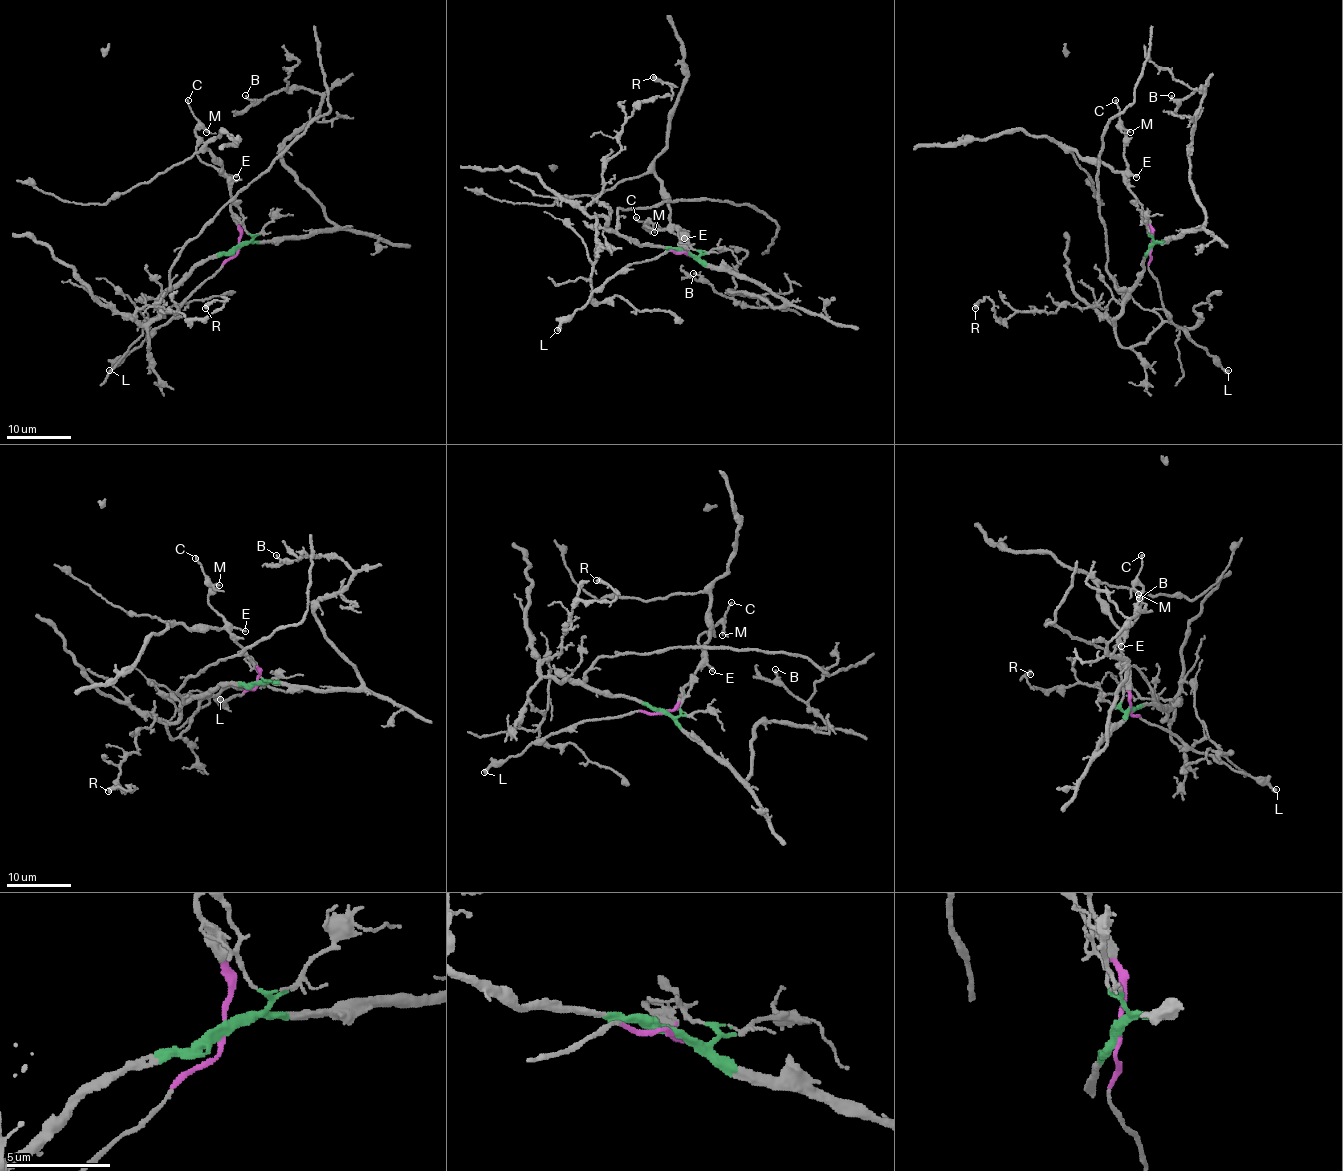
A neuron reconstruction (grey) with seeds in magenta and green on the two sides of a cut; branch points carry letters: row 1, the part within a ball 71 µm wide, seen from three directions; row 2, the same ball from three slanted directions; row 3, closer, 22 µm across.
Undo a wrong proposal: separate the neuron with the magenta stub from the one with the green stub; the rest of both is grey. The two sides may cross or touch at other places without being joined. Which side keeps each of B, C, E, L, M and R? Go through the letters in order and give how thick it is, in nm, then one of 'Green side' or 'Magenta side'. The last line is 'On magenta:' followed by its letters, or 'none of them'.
B: Thickness 150 nm. Green side
C: Thickness 150 nm. Magenta side
E: Thickness 140 nm. Magenta side
L: Thickness 320 nm. Magenta side
M: Thickness 140 nm. Magenta side
R: Thickness 440 nm. Green side
On magenta: C, E, L, M

